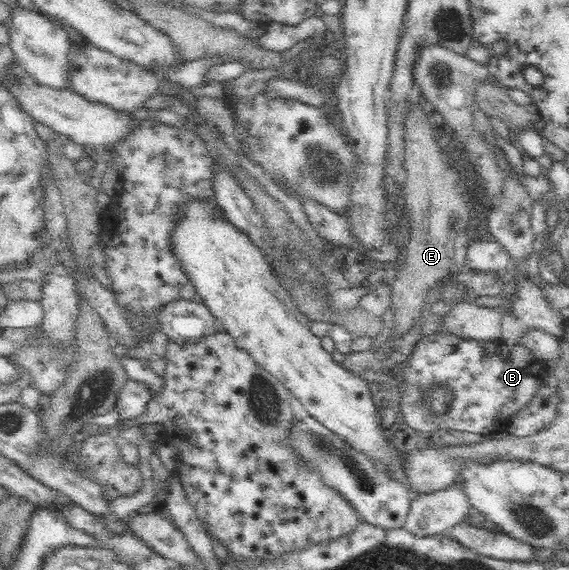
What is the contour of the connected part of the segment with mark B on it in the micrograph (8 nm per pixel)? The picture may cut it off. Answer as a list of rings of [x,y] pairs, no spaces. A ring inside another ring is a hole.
[[[439,332],[424,334],[406,370],[409,390],[402,404],[406,423],[421,434],[456,430],[458,433],[471,432],[489,437],[492,433],[503,432],[515,412],[519,412],[536,394],[538,381],[548,367],[546,363],[532,358],[525,348],[509,346],[500,339],[468,342]],[[436,381],[447,383],[455,391],[455,400],[446,415],[433,417],[417,400],[423,388]]]

